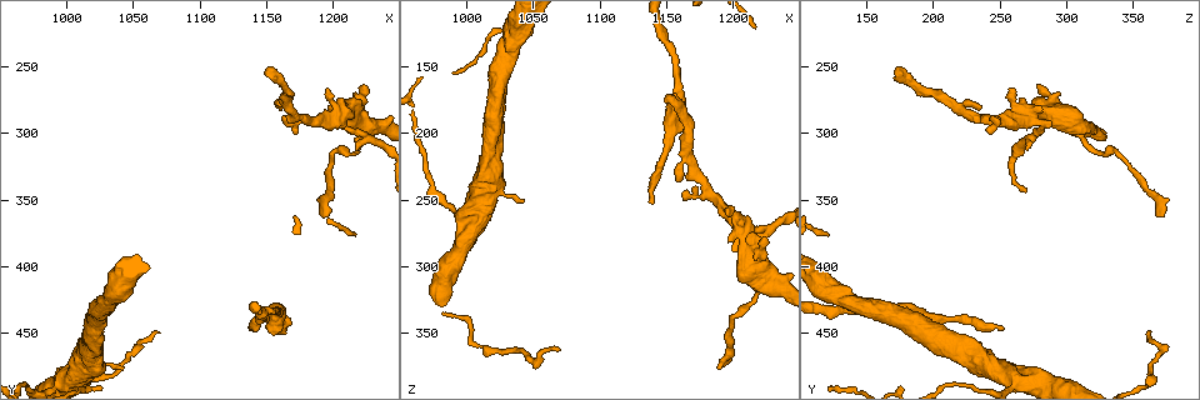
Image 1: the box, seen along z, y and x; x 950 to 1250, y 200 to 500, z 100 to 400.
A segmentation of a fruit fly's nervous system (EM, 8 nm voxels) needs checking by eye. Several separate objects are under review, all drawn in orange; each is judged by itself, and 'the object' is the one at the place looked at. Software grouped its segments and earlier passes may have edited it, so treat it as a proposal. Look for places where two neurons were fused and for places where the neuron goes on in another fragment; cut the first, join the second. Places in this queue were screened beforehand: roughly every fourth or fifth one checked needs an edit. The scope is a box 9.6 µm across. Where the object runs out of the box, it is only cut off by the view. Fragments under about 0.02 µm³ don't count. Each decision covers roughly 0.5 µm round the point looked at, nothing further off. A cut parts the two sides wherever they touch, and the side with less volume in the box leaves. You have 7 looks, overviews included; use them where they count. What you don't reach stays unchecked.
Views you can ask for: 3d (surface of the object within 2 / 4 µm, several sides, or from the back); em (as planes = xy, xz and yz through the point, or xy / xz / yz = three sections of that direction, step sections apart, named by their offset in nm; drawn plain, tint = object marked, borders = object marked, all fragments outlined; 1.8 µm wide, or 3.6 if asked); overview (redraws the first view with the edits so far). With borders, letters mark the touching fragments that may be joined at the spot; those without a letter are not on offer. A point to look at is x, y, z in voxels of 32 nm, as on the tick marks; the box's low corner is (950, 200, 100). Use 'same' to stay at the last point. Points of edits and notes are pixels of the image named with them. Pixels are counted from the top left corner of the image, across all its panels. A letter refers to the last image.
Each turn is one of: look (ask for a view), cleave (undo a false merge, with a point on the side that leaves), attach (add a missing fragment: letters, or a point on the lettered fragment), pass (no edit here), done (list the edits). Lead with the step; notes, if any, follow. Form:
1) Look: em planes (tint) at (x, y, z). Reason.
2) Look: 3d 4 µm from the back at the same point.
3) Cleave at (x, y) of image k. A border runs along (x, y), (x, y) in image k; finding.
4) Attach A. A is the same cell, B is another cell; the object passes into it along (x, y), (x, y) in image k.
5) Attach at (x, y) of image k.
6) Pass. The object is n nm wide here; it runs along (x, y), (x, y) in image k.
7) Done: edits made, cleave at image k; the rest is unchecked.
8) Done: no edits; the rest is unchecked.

Look: 3d 2 µm at (1148, 252, 174). An open end.

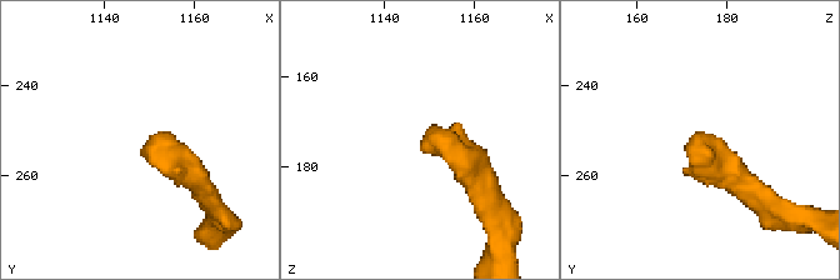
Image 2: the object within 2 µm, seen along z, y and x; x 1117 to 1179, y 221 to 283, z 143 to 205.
Look: em planes (plain) at (1149, 253, 174).

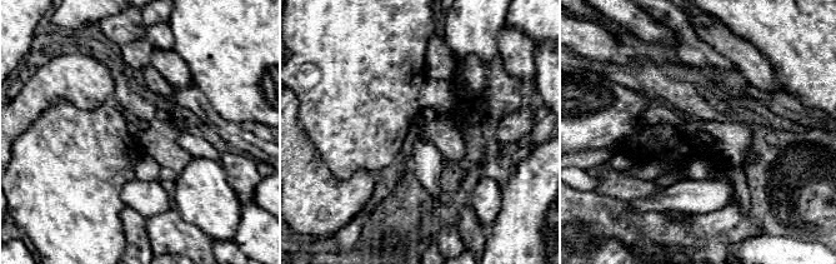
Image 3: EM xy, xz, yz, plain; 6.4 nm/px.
Look: em planes (borders) at the same point.

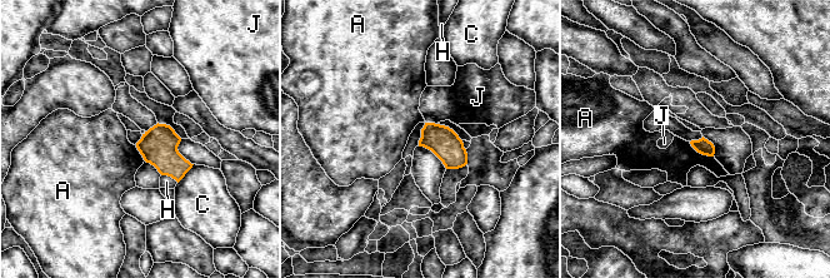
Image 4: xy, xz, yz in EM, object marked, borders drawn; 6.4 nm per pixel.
Pass. A, C, H and J are other cells; a border runs along (689, 142), (698, 152), (713, 157) in image 4; no lettered fragment goes on from it.

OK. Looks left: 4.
Look: 3d 2 µm at (1140, 444, 250). Thin end.

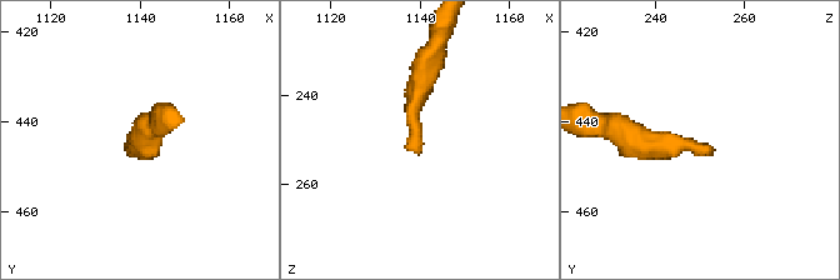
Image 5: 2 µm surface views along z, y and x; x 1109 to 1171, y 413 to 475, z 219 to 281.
Look: em yz step 4 (borders) at (1140, 446, 252).

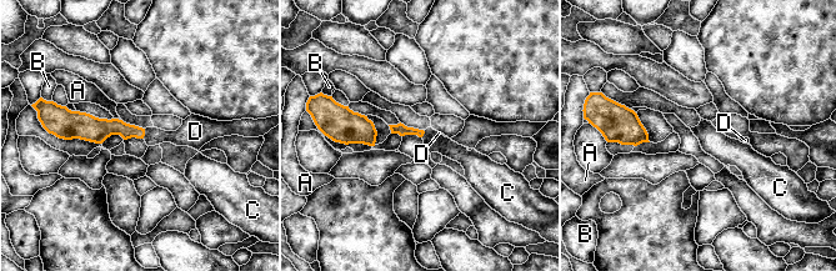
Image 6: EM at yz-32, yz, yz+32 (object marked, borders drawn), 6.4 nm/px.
Look: em planes (borders) at the same point.

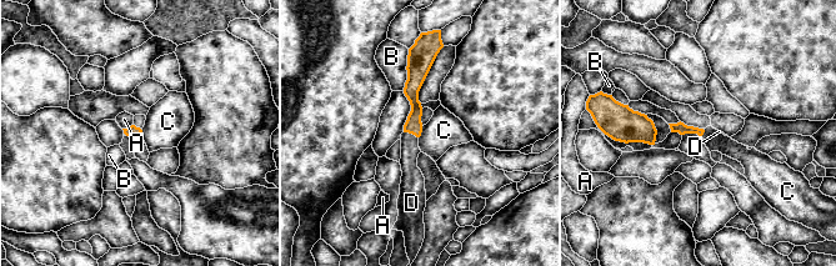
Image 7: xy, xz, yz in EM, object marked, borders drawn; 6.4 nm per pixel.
Attach D. D is the same cell, A, B and C are other cells; the object passes into it along (413, 125), (411, 132), (410, 150) in image 7; it goes on there.

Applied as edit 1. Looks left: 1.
Done: edits made, attach at image 7; the rest is unchecked.

